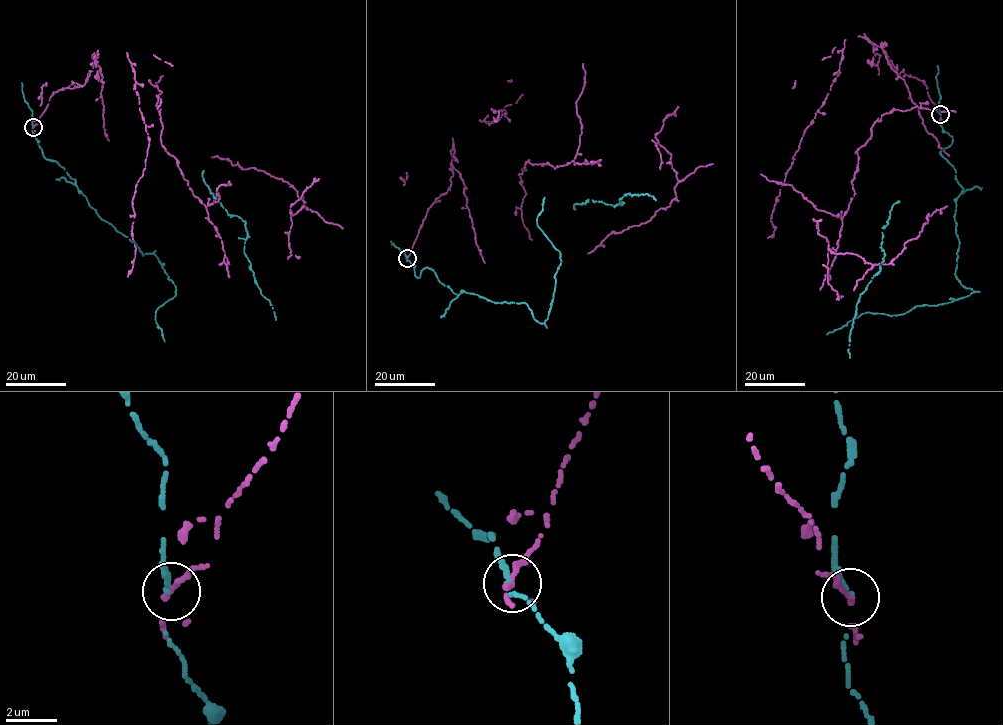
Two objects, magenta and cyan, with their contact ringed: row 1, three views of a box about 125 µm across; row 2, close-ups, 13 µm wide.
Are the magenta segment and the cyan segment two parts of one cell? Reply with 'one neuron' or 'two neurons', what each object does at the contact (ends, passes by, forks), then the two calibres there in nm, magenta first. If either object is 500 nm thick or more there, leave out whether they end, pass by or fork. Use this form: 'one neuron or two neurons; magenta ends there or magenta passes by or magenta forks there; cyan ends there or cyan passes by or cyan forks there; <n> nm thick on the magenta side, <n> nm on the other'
two neurons; magenta passes by; cyan ends there; 200 nm thick on the magenta side, 200 nm on the other

